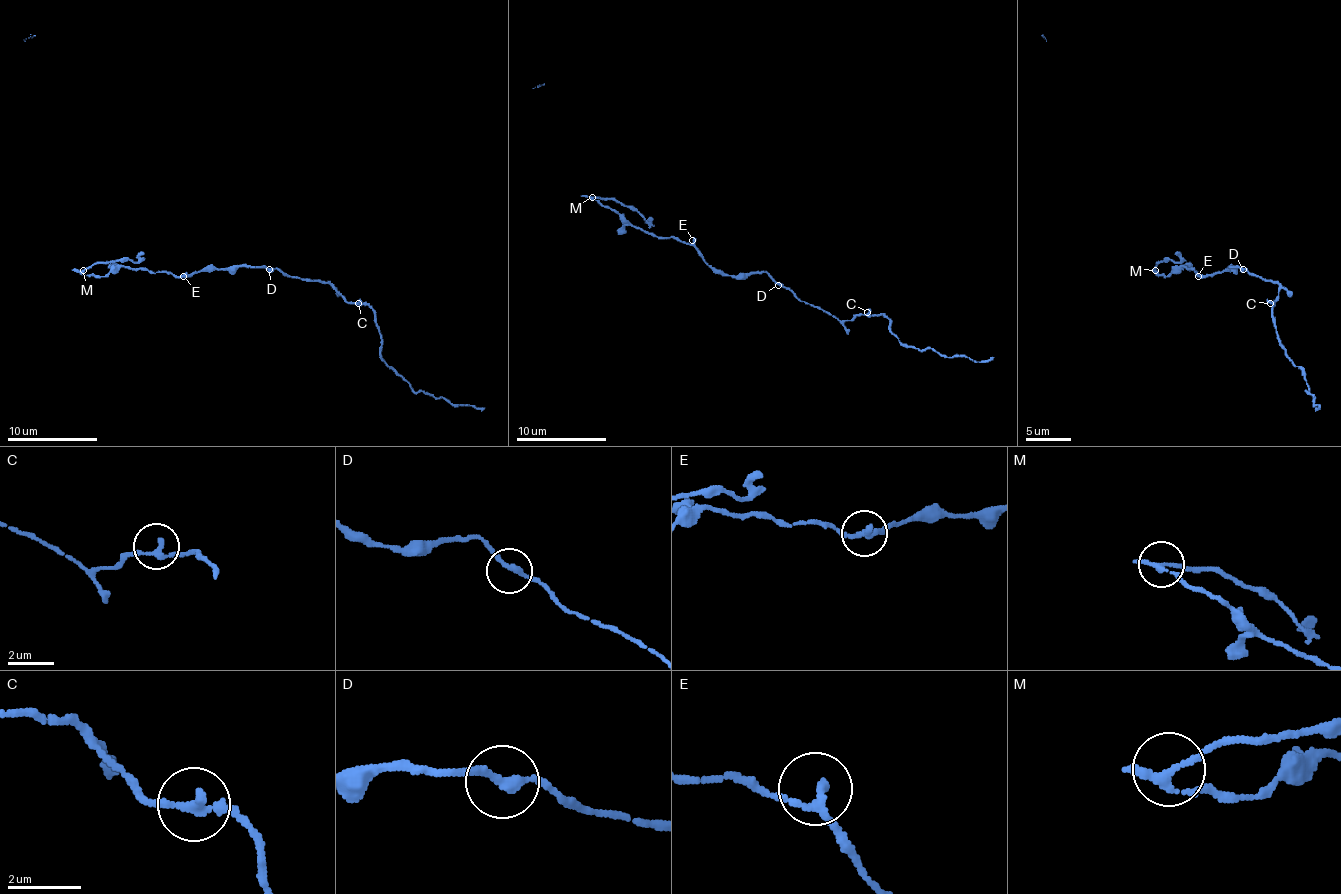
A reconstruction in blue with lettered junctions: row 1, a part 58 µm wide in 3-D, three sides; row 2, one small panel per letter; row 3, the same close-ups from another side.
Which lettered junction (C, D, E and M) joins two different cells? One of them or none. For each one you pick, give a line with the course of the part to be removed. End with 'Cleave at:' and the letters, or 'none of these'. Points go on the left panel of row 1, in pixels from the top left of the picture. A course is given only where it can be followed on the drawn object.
M: (82, 269), (123, 260), (136, 262), (143, 251)
Cleave at: M

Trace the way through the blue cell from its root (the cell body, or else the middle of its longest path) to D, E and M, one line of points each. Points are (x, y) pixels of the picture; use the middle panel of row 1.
D: (701, 258), (730, 276), (764, 271), (778, 285)
E: (701, 258), (692, 240)
M: (701, 258), (692, 244), (645, 233), (591, 197)

